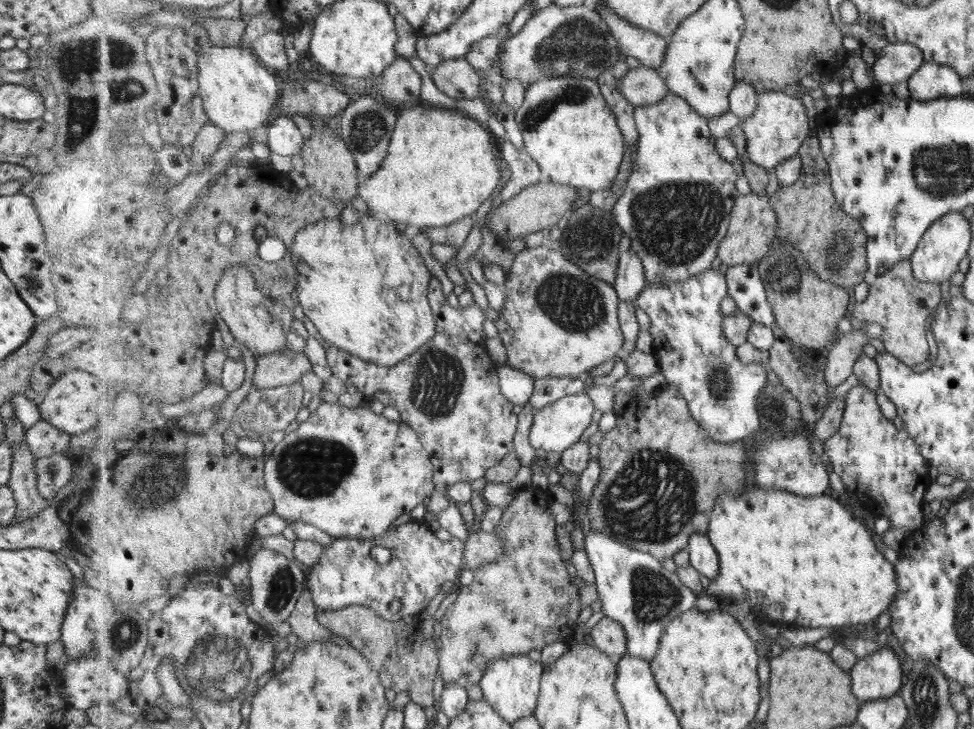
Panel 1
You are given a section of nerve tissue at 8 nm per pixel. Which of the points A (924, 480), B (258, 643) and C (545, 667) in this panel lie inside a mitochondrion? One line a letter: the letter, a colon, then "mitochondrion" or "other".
A: other
B: mitochondrion
C: other

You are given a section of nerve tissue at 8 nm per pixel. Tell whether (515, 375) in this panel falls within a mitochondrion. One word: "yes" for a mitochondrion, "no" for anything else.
no

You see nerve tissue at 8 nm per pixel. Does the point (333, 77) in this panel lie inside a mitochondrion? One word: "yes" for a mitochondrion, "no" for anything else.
no

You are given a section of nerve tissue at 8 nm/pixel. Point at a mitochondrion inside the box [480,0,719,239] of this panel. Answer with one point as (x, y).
(577, 44)

